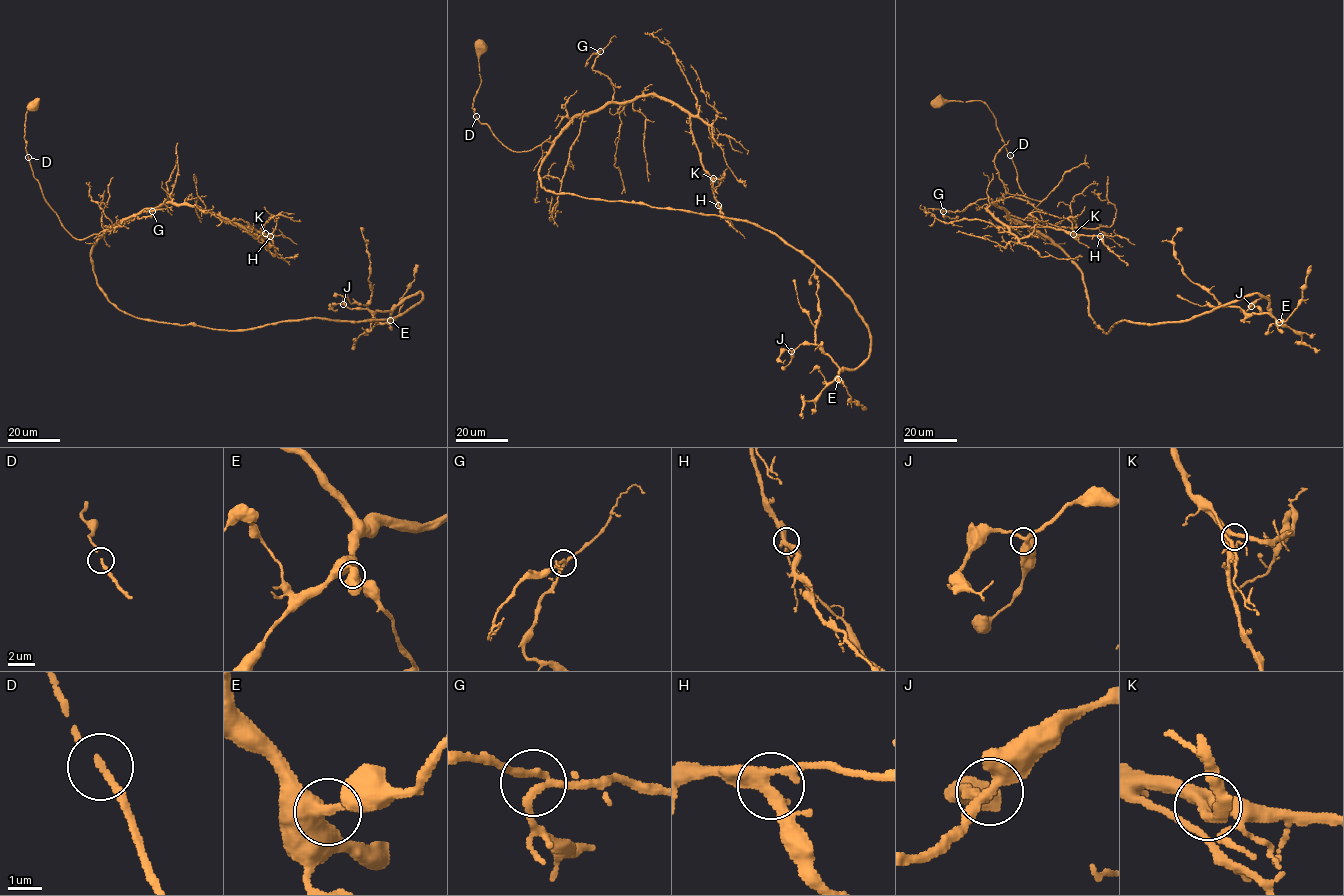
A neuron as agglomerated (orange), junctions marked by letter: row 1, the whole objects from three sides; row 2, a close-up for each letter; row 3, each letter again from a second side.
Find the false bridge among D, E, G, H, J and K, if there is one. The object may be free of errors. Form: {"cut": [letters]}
{"cut": []}

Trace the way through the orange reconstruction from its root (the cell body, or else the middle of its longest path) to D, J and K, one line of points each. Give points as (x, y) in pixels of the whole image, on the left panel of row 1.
D: (33, 106), (35, 109), (32, 103), (26, 114), (28, 157)
J: (33, 106), (33, 177), (73, 237), (104, 232), (120, 309), (243, 330), (422, 293), (343, 304)
K: (33, 106), (24, 129), (33, 175), (73, 237), (98, 234), (167, 203), (199, 207), (265, 233)

